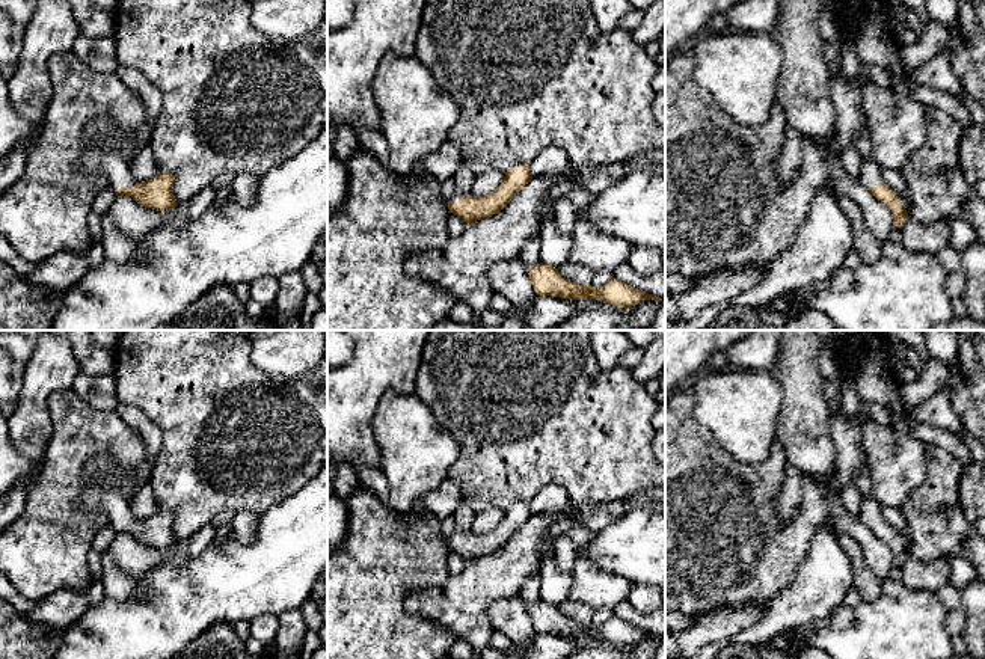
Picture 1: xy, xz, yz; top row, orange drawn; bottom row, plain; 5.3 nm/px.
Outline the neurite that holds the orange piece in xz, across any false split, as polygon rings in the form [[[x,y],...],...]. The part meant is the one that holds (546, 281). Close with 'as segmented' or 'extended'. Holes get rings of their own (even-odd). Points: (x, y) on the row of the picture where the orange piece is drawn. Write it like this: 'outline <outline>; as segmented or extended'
outline [[[540,262],[535,267],[526,268],[528,277],[537,296],[551,296],[570,300],[600,300],[620,308],[632,308],[644,300],[662,302],[662,299],[640,291],[618,279],[611,279],[603,287],[576,285],[563,277],[558,268]]]; as segmented

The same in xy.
outline [[[89,148],[80,157],[78,170],[104,175],[116,196],[131,196],[148,210],[164,211],[178,205],[173,196],[175,176],[172,173],[160,172],[148,181],[137,182],[130,164],[118,151]]]; extended

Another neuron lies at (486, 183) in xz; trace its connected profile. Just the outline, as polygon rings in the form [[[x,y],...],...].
[[[489,169],[484,173],[475,176],[471,195],[472,196],[486,196],[495,192],[502,182],[505,172],[499,169]]]

